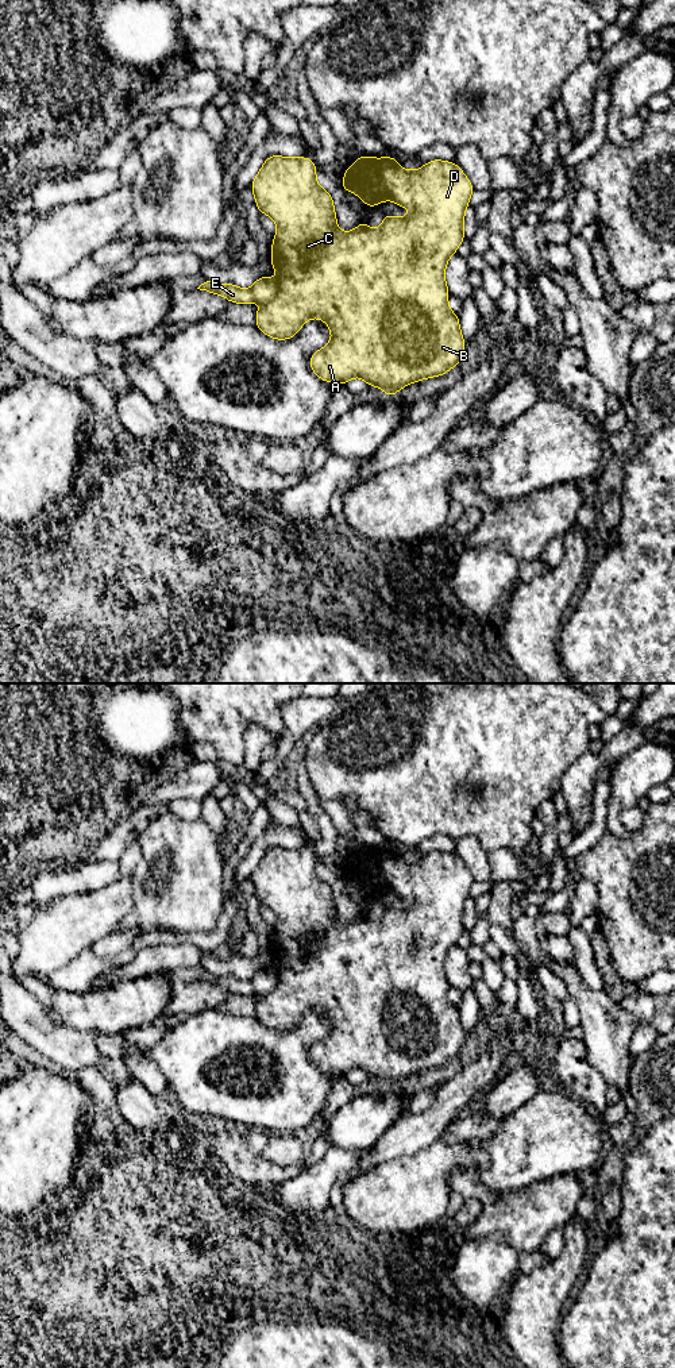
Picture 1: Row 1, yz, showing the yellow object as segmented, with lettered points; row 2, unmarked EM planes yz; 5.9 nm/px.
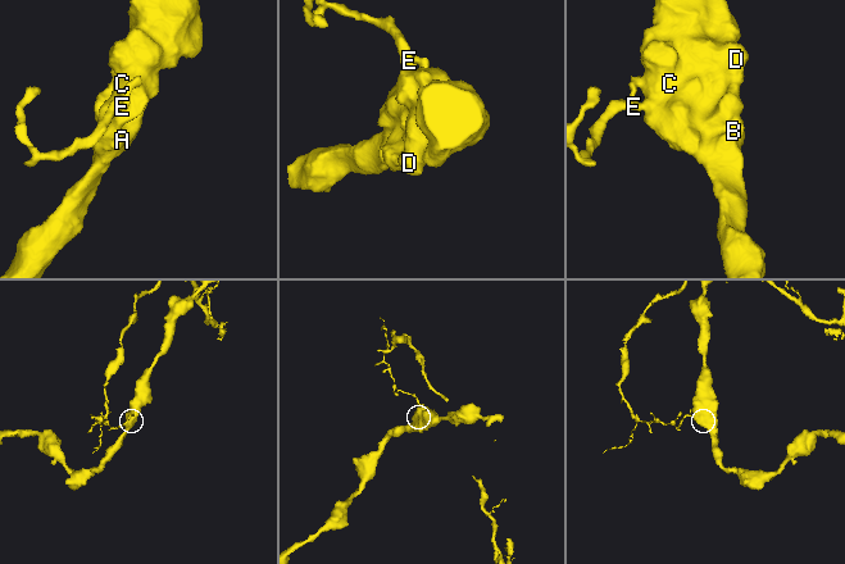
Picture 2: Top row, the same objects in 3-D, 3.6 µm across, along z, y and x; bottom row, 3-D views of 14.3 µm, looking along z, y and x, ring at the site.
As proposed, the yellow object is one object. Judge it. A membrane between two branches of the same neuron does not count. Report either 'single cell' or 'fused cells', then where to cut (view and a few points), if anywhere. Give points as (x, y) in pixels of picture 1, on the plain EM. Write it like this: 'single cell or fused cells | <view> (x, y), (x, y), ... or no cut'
fused cells | yz (276, 971), (277, 985), (262, 995)

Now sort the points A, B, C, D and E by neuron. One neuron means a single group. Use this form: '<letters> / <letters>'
A B C D / E

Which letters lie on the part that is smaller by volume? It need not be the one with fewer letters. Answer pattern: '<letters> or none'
E

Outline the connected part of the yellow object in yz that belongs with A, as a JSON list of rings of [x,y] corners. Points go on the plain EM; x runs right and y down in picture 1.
[[[270,847],[265,852],[258,867],[251,875],[251,882],[255,887],[259,903],[269,906],[278,918],[278,924],[273,929],[270,956],[279,964],[279,968],[275,971],[278,983],[273,991],[270,991],[269,994],[263,994],[262,998],[256,1002],[255,1017],[267,1028],[278,1032],[286,1032],[297,1026],[306,1011],[319,1009],[328,1016],[332,1030],[324,1040],[312,1044],[310,1060],[313,1061],[313,1064],[323,1072],[333,1075],[339,1074],[344,1076],[351,1070],[360,1068],[367,1074],[369,1078],[378,1078],[386,1084],[386,1087],[396,1087],[396,1084],[401,1079],[412,1074],[436,1067],[444,1067],[451,1059],[456,1059],[459,1056],[460,1049],[464,1044],[466,1034],[460,1024],[459,1009],[448,999],[447,991],[450,983],[446,976],[444,963],[450,948],[456,944],[459,936],[464,932],[464,901],[468,898],[468,893],[471,885],[474,883],[474,879],[462,860],[454,853],[433,851],[425,855],[418,862],[404,862],[397,855],[396,848],[393,847],[387,849],[370,849],[359,847],[356,853],[350,860],[344,860],[344,872],[340,878],[343,879],[343,882],[354,883],[367,895],[367,899],[375,899],[377,894],[393,891],[397,897],[408,898],[413,903],[404,910],[383,906],[382,918],[379,921],[373,921],[367,916],[360,913],[354,922],[342,924],[338,920],[332,887],[316,874],[316,856],[312,851],[306,848],[286,849],[281,847]]]

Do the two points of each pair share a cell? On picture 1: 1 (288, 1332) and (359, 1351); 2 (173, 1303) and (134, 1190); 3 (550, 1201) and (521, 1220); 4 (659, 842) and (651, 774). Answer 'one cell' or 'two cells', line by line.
1: one cell
2: one cell
3: one cell
4: two cells

